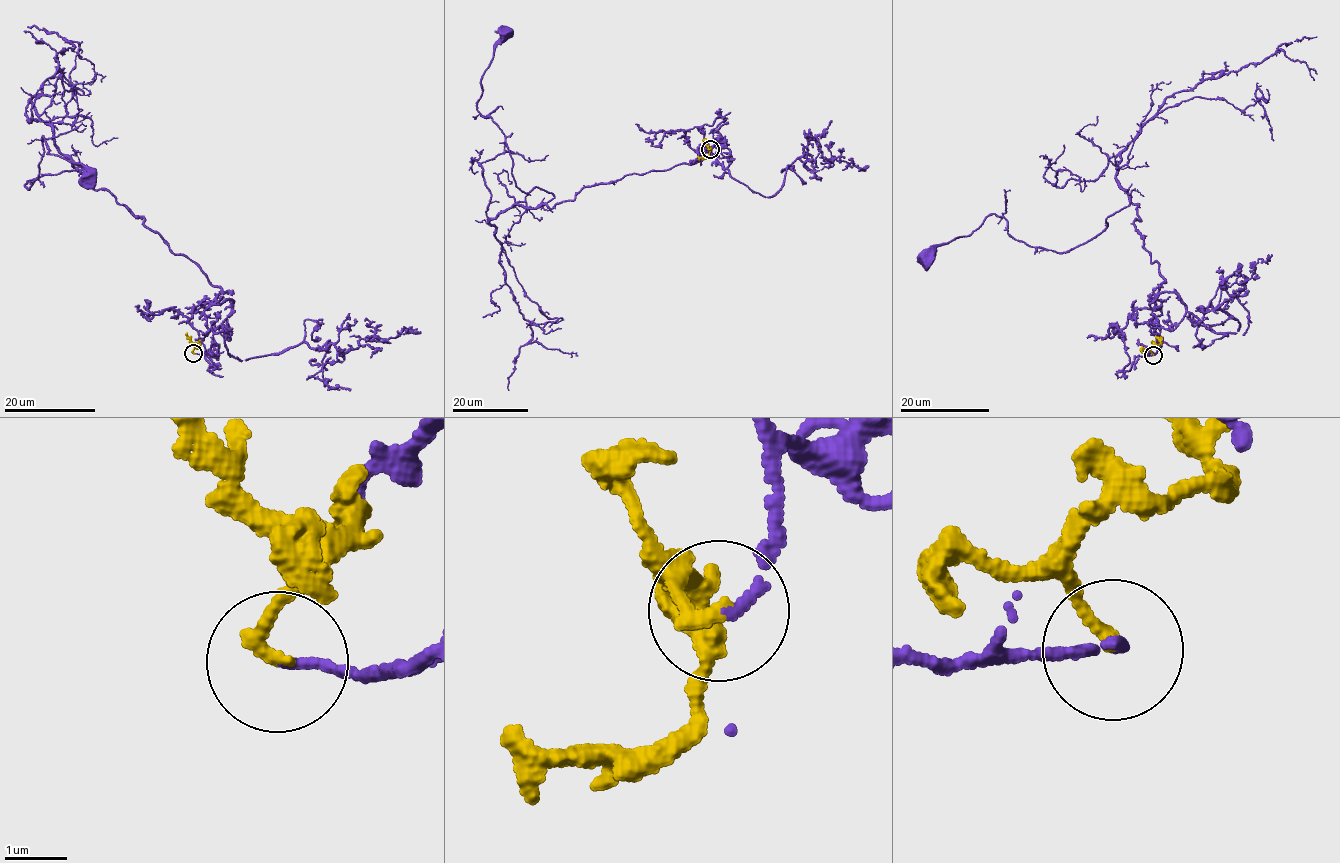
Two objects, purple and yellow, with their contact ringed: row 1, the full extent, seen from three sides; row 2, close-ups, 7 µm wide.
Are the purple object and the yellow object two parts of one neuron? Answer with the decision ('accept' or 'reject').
accept

